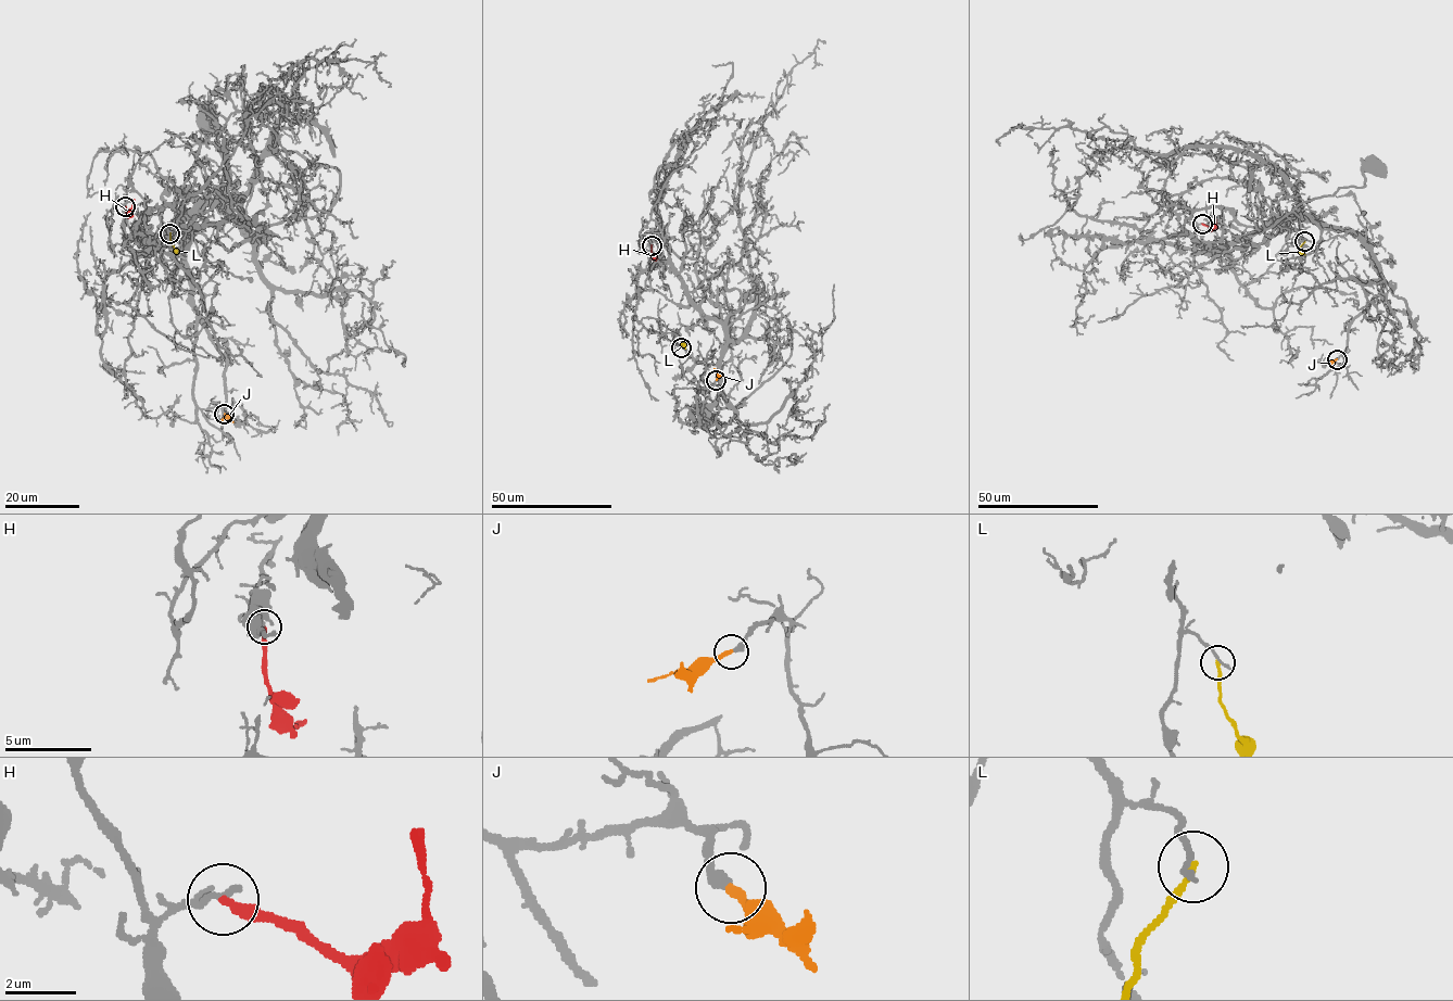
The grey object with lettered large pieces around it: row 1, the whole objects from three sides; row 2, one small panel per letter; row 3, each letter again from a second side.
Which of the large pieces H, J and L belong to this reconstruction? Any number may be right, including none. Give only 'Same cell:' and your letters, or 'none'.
Same cell: J

